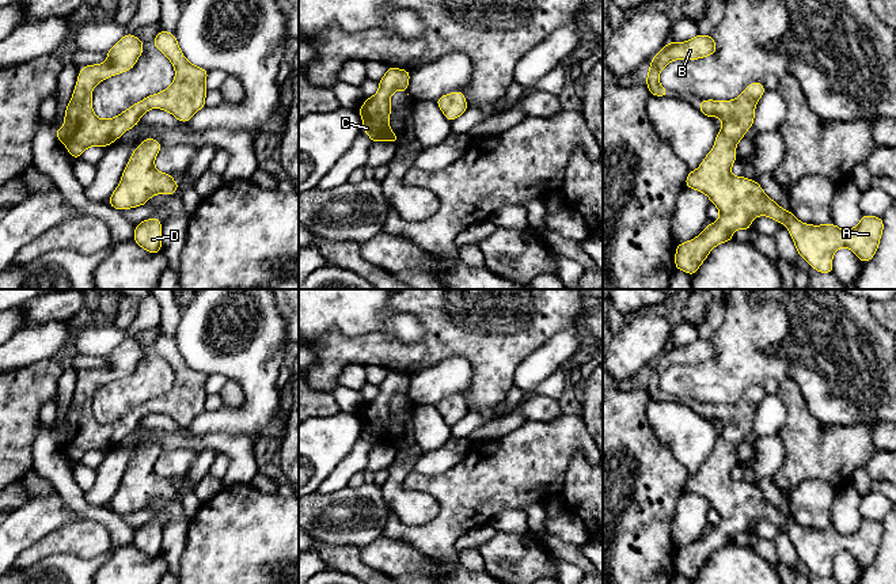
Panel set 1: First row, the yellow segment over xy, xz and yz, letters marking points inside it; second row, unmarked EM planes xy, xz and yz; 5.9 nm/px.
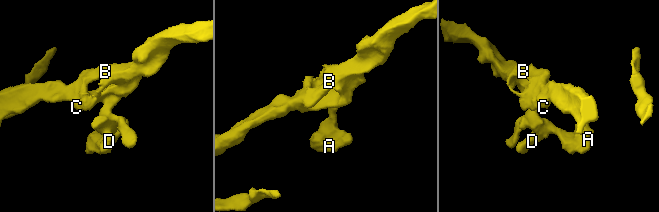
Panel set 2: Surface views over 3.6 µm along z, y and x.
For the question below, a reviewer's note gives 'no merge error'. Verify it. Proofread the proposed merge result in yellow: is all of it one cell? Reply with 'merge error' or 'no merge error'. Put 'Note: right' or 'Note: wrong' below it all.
no merge error
Note: right

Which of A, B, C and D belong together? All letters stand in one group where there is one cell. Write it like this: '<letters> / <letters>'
A B C D

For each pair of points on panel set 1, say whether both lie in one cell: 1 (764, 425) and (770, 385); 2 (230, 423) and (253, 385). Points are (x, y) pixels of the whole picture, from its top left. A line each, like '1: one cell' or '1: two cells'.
1: two cells
2: one cell

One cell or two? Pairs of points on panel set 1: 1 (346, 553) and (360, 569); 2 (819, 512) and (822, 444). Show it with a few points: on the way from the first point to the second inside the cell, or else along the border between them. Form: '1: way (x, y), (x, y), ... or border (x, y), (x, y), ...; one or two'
1: way (348, 557), (356, 565); one
2: border (839, 488), (824, 481), (804, 480), (790, 492); two

